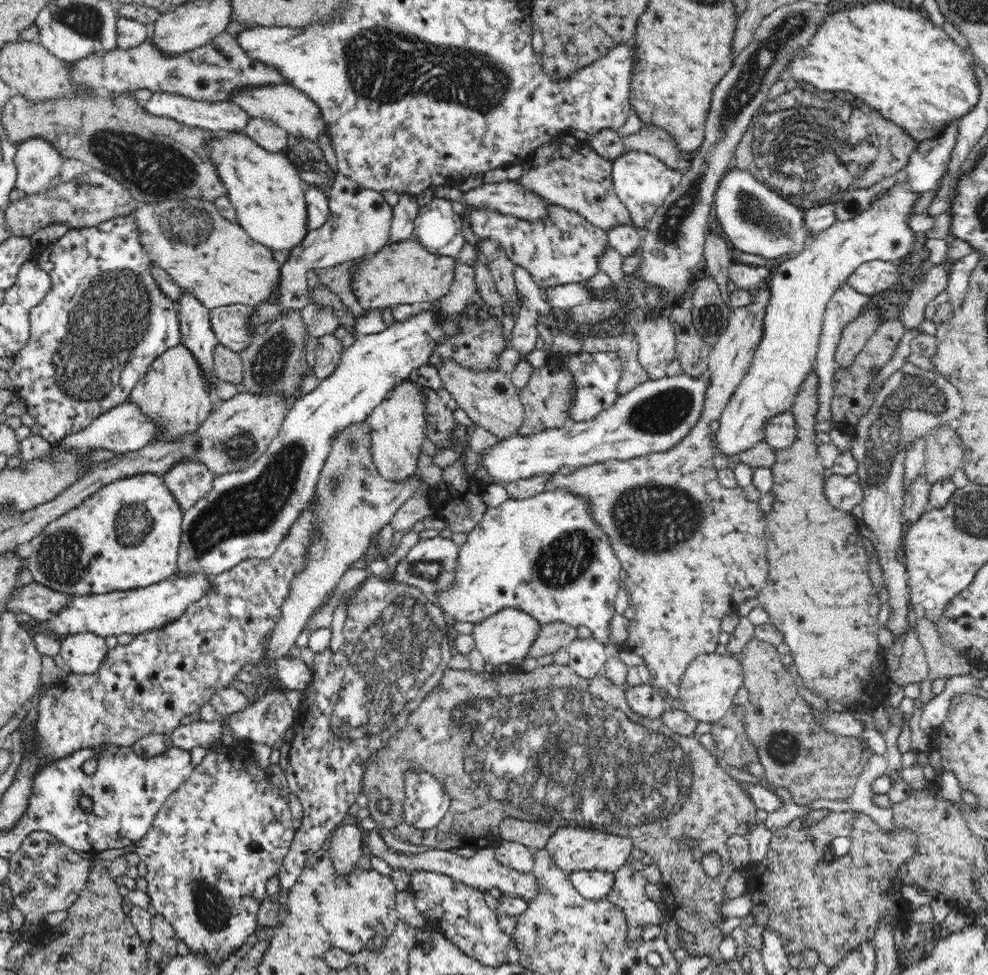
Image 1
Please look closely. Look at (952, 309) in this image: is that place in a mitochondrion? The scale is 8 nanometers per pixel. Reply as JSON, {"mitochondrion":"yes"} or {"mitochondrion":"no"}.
{"mitochondrion":"no"}

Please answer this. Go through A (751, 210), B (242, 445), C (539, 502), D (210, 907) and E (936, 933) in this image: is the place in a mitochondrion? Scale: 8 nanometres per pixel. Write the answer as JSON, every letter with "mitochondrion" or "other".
{"A":"mitochondrion","B":"mitochondrion","C":"other","D":"mitochondrion","E":"other"}

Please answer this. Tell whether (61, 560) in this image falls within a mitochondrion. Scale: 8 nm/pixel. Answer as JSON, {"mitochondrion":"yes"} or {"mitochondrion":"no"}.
{"mitochondrion":"yes"}

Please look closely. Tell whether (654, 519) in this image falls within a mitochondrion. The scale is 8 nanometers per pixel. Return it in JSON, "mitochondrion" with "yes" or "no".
{"mitochondrion":"yes"}

